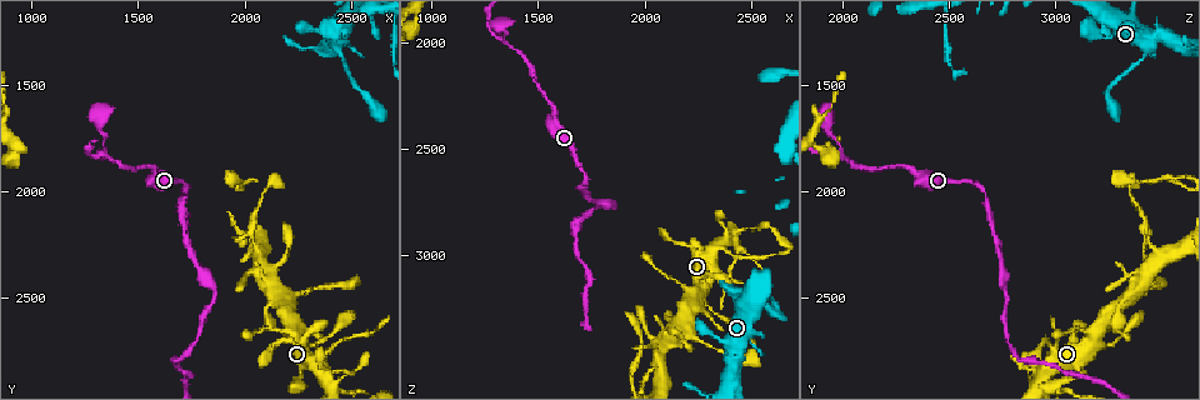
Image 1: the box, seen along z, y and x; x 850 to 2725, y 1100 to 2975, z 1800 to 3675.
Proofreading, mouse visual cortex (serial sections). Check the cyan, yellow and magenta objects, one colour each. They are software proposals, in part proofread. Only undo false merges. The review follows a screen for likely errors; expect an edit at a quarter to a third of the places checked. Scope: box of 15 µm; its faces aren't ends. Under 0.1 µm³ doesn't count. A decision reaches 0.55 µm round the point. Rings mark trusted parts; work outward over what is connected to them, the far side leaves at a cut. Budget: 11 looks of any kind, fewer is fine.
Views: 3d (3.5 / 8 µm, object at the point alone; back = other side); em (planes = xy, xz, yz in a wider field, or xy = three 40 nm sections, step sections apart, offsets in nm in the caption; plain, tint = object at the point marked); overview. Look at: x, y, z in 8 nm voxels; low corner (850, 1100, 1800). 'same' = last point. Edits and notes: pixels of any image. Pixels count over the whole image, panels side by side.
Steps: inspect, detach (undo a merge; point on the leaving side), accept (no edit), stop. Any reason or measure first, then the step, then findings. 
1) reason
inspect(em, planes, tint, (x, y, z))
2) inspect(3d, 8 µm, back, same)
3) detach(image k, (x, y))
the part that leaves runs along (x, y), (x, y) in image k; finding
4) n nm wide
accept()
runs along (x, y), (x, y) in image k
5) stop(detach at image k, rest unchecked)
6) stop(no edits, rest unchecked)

three arms meet
inspect(3d, 3.5 µm, (1340, 1830, 2010))

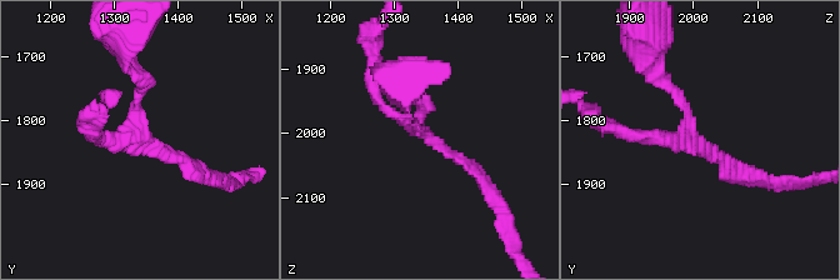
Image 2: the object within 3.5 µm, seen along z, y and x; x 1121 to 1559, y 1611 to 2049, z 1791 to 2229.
3 arms; arms of 150, 150, 200 nm
inspect(em, xy, step 2, tint, (1350, 1825, 2000))

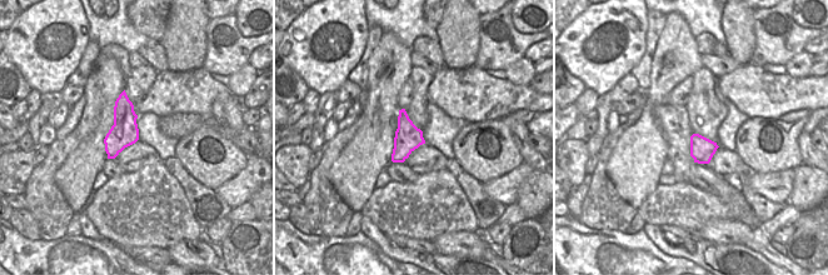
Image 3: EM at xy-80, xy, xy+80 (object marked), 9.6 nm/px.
accept()
runs along (743, 174), (691, 131), (656, 66) in image 2; continuous, no second cell

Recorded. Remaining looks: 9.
three arms meet
inspect(3d, 3.5 µm, (2440, 1340, 3440))

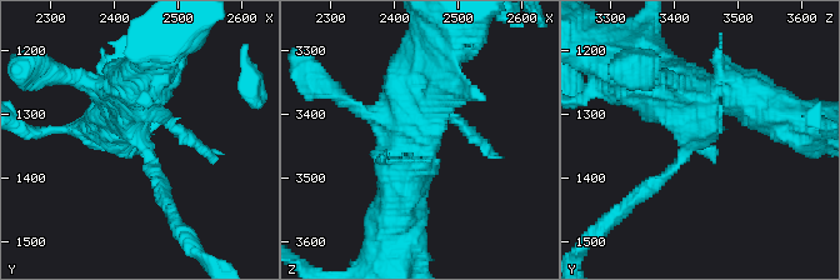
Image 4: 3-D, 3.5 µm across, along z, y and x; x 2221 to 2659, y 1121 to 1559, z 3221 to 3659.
shape alone is not enough
inspect(em, xy, step 5, tint, (2445, 1345, 3430))

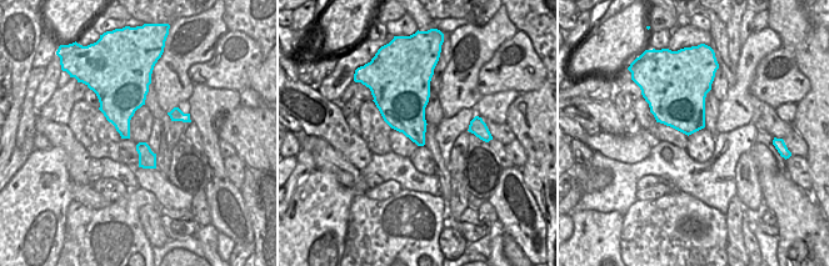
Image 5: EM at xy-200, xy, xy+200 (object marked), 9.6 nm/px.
accept()
continuous, no second cell

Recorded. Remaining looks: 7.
inspect(3d, 3.5 µm, (2260, 2700, 3180))

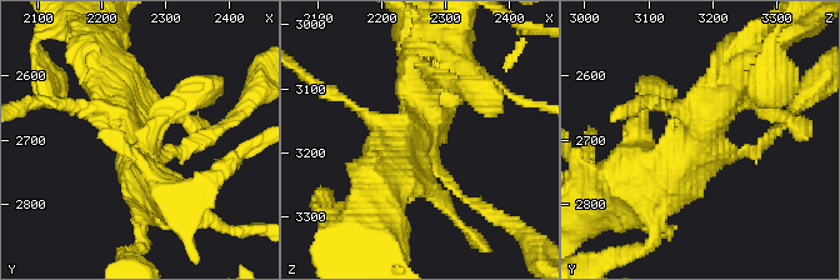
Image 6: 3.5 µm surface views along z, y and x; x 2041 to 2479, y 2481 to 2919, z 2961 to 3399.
inspect(em, xy, step 2, tint, (2250, 2700, 3175))

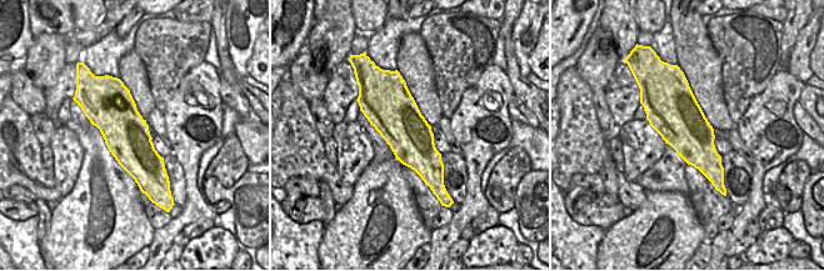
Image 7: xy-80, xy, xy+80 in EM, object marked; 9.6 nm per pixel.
accept()
runs along (640, 178), (673, 181), (736, 74) in image 6; all the same cell

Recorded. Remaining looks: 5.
sharp bend
inspect(3d, 3.5 µm, (2060, 2290, 3470))

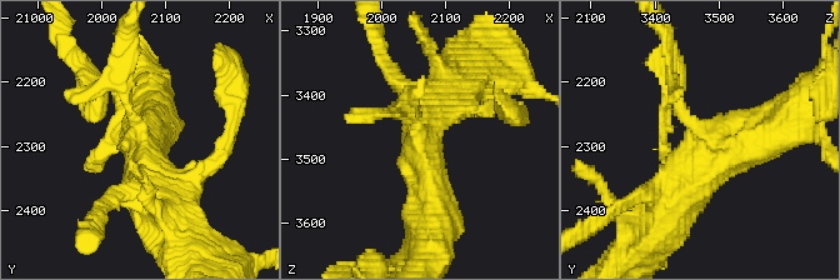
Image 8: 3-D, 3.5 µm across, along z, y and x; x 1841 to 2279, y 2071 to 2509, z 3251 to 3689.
3 arms; arms of 150, 500, 600 nm; shape alone is not enough
inspect(em, xy, step 5, tint, (2070, 2295, 3480))

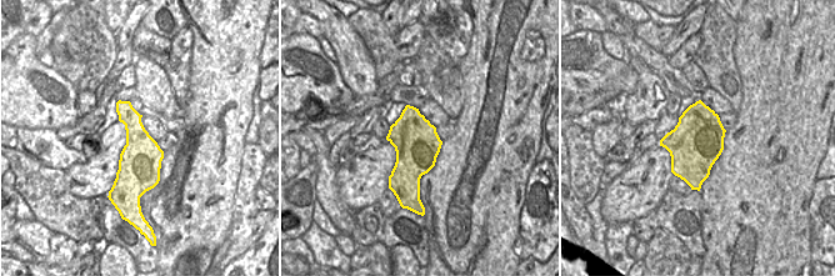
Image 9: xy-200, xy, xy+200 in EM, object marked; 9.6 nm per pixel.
accept()
runs along (660, 209), (704, 144), (781, 125) in image 8; one cell here

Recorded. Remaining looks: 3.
calibre changes
inspect(3d, 3.5 µm, (2240, 2480, 3390))

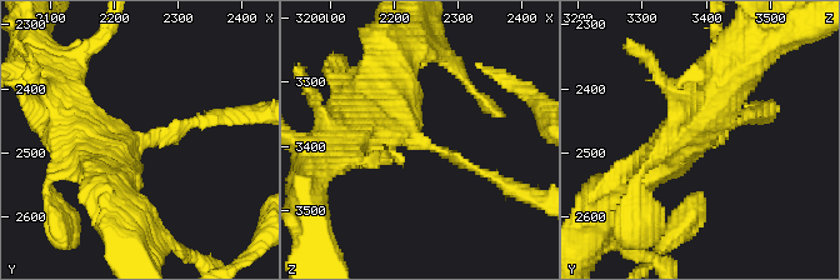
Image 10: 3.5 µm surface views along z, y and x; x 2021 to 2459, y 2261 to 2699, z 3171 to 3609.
need the tissue
inspect(em, xy, step 3, tint, (2250, 2480, 3395))

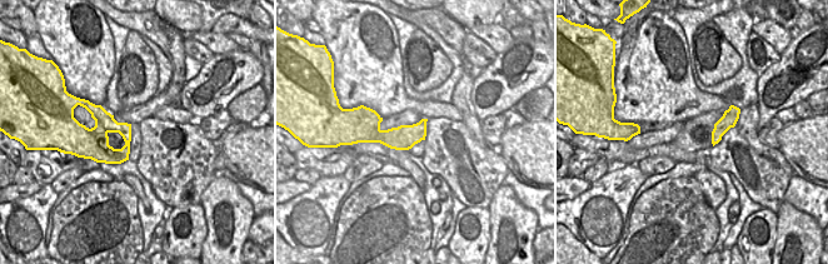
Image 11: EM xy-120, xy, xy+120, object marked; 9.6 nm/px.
accept()
runs along (380, 96), (408, 135), (500, 180) in image 10; continuous, no second cell

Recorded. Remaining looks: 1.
stop(no edits, rest unchecked)

